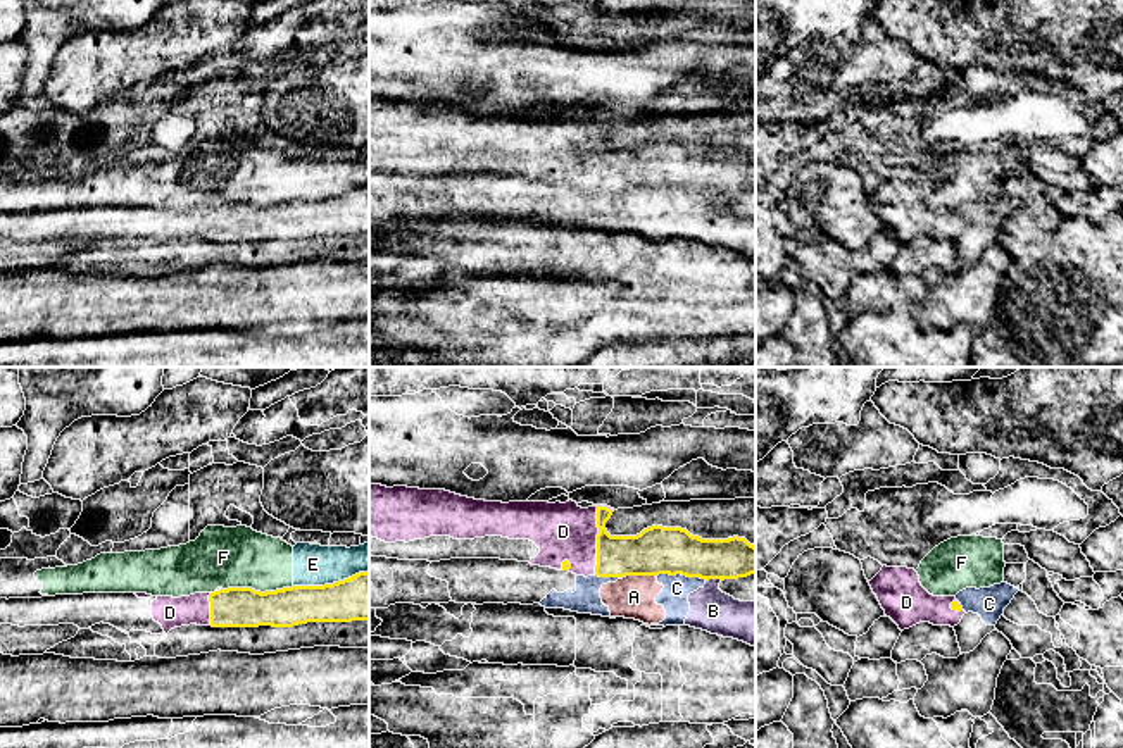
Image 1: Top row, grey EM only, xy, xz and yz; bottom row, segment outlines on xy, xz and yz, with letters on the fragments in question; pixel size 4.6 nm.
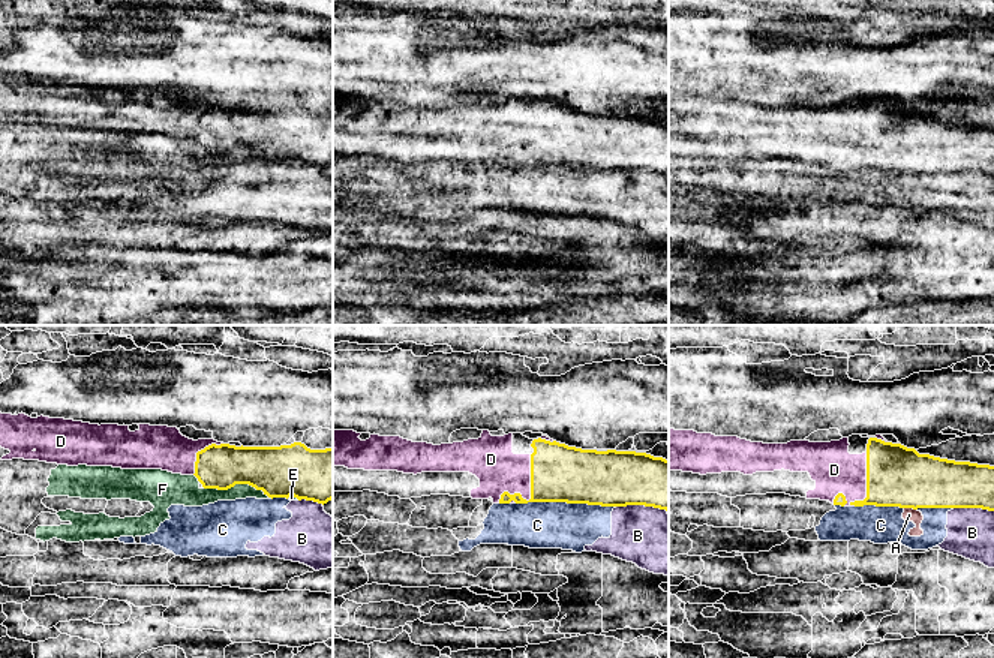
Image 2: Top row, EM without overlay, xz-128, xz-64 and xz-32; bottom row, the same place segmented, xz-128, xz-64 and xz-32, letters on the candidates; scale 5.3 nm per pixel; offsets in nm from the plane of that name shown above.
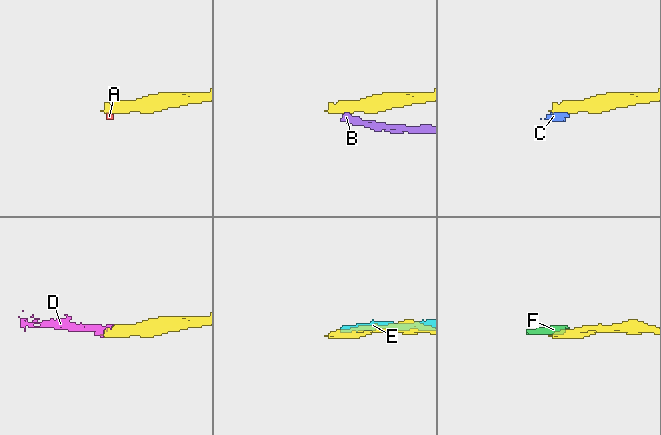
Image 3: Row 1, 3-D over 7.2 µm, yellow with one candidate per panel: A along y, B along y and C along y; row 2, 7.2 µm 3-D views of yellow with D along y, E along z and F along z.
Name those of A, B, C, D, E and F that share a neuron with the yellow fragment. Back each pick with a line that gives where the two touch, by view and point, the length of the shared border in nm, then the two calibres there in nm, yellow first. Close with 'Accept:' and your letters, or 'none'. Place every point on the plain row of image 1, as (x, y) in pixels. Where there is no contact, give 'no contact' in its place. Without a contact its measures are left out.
D: meets yellow in xz at (597, 150); contact 340 nm long; 200 nm thick on the yellow side, 280 nm on the other
Accept: D

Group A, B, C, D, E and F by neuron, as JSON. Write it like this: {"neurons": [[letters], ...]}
{"neurons": [["A", "B", "C"], ["D"], ["E", "F"]]}

